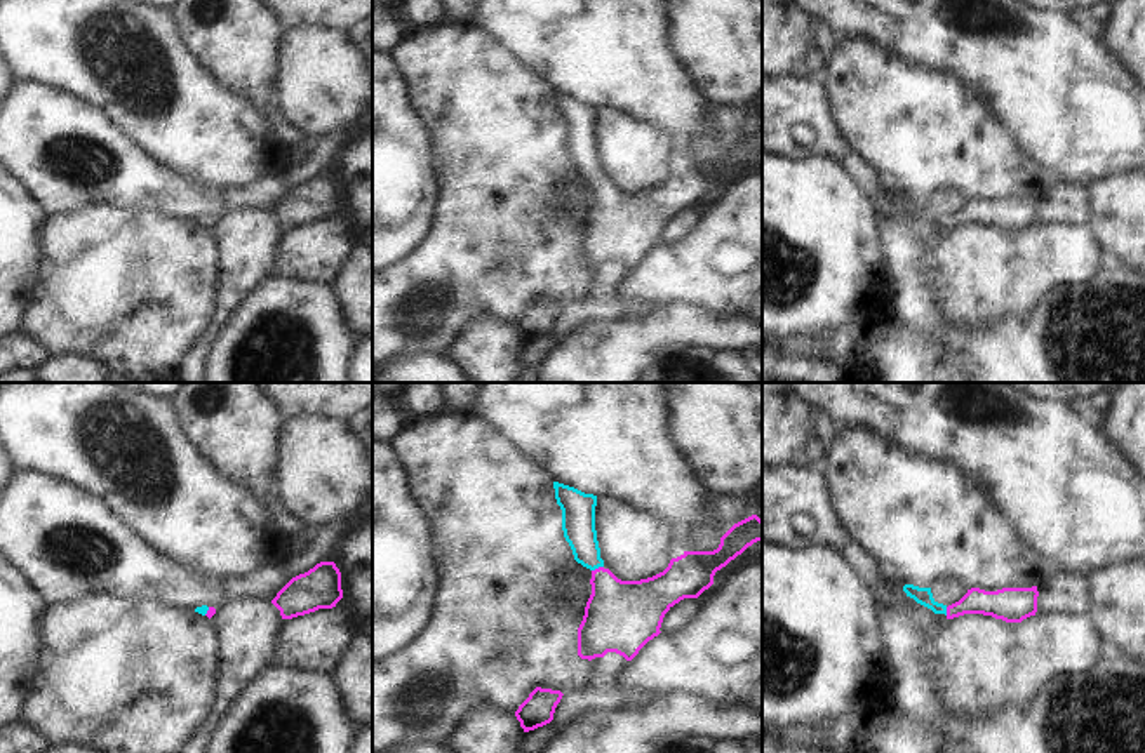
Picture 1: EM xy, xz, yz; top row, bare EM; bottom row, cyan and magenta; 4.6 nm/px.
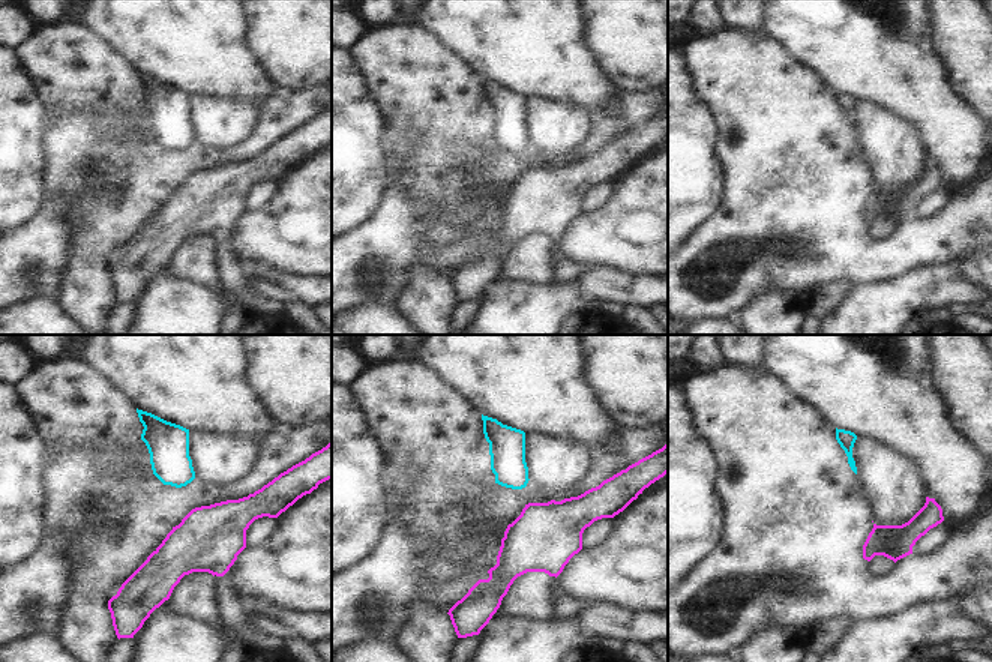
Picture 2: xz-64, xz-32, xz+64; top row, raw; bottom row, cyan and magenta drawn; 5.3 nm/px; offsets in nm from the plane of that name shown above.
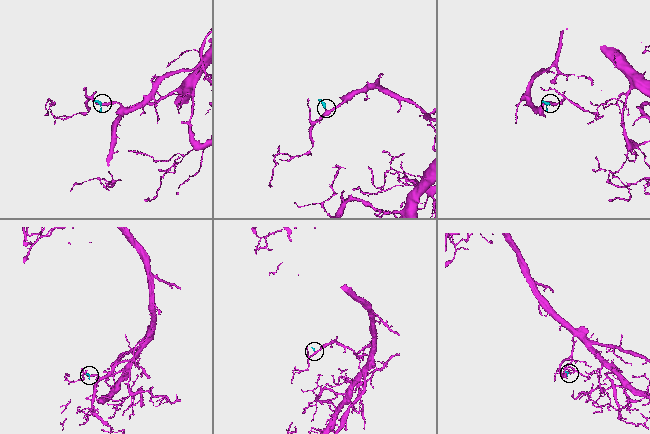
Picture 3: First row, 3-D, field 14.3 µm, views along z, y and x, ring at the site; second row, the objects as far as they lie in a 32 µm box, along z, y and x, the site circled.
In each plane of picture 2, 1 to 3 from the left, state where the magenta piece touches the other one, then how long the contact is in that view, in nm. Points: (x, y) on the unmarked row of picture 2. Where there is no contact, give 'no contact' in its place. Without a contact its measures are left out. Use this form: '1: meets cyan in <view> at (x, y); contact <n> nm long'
1: no contact
2: no contact
3: no contact

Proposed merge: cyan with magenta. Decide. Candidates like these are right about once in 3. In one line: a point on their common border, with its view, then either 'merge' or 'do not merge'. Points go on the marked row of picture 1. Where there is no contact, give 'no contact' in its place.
xz (597, 567) | merge

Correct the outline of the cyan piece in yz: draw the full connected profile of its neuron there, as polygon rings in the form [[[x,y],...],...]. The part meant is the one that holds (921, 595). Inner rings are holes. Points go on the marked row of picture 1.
[[[905,584],[903,591],[934,614],[945,614],[947,619],[964,614],[983,614],[1006,623],[1021,623],[1023,619],[1035,616],[1039,596],[1037,586],[1002,588],[997,591],[971,588],[959,602],[947,607],[933,598],[931,588]]]

